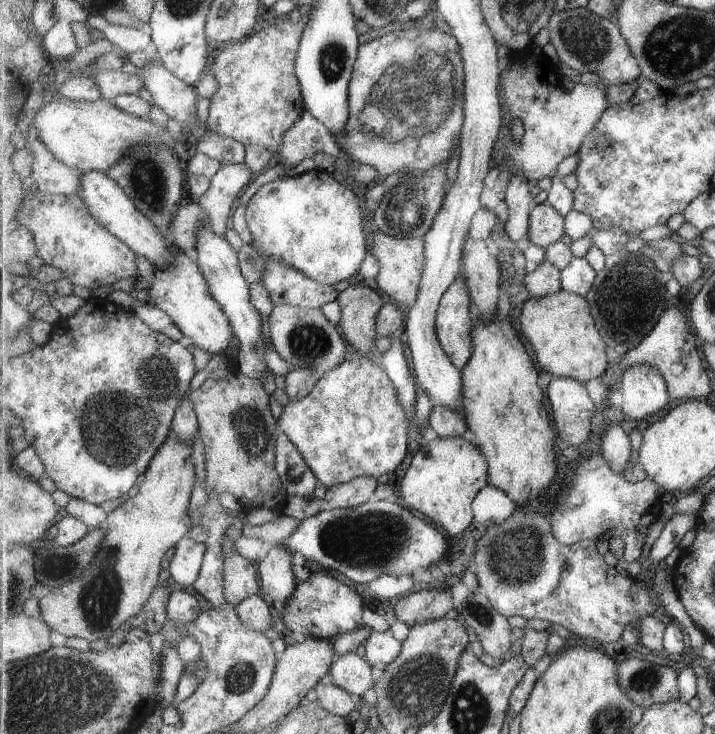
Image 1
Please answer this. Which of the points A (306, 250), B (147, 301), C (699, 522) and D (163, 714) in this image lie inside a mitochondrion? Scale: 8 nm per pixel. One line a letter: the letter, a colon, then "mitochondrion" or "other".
A: mitochondrion
B: other
C: other
D: other

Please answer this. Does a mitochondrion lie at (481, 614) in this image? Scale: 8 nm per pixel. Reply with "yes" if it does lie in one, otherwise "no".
yes

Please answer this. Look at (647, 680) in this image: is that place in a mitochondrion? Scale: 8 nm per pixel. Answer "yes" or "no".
yes

